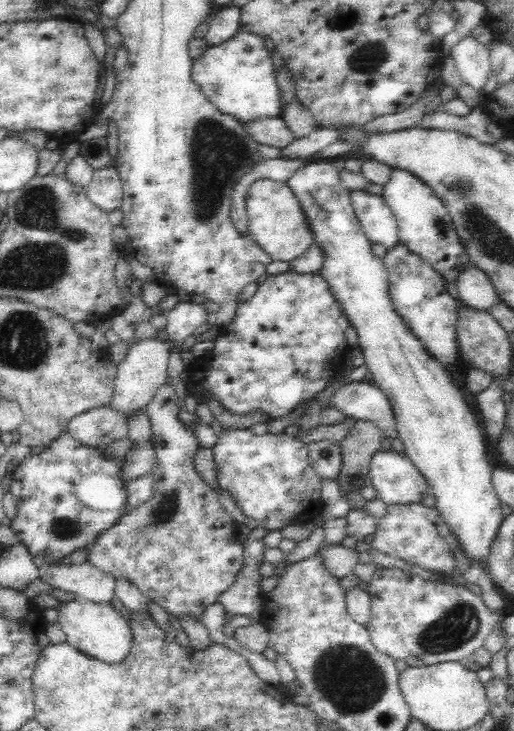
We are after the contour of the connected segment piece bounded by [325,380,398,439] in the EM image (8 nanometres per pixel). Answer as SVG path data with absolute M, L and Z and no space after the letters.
M350 382L337 391L325 406L338 408L348 418L373 423L383 432L384 438L398 438L392 407L386 395L372 382Z

